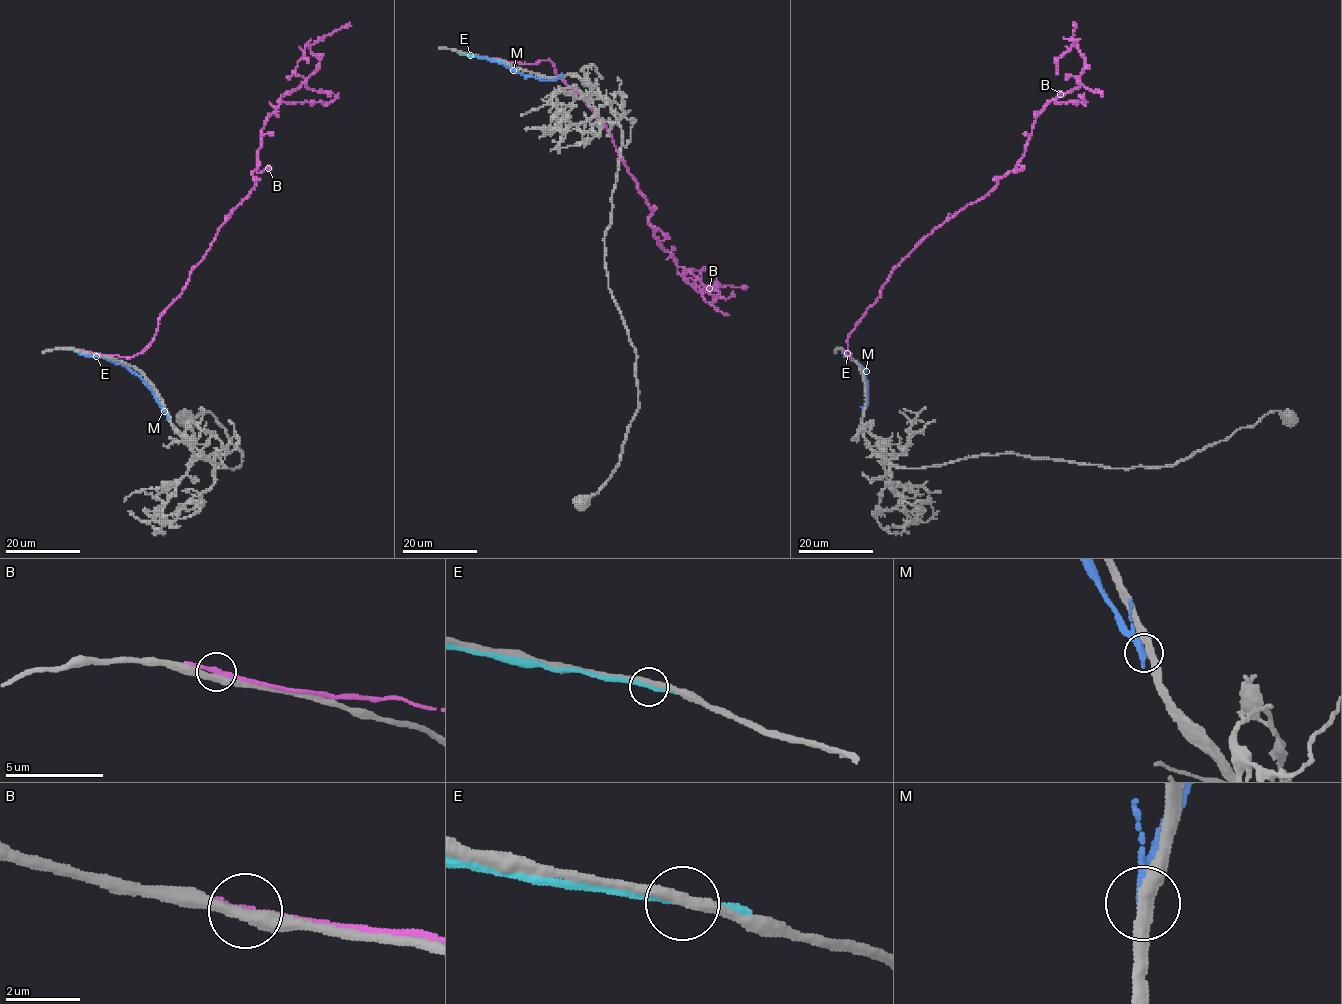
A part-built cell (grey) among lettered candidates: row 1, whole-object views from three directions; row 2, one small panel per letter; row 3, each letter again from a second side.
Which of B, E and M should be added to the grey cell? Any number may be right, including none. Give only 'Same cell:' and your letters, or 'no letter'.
Same cell: no letter

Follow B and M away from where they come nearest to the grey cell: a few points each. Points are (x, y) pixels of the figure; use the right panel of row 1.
B: (843, 351), (851, 357), (850, 332), (891, 272), (995, 187), (1035, 118), (1079, 86), (1075, 25)
M: (862, 417), (867, 391), (864, 369), (842, 353)

